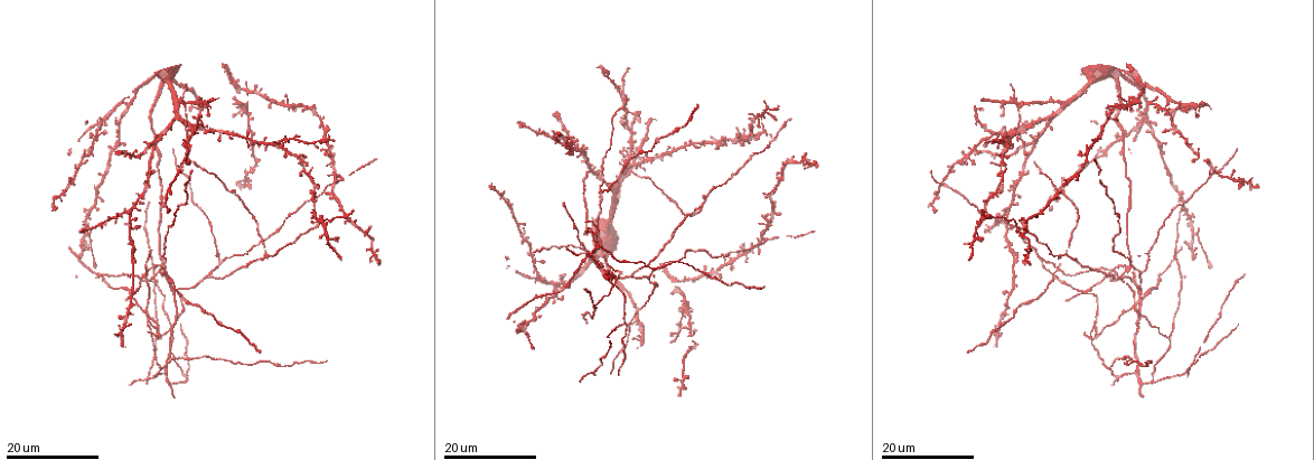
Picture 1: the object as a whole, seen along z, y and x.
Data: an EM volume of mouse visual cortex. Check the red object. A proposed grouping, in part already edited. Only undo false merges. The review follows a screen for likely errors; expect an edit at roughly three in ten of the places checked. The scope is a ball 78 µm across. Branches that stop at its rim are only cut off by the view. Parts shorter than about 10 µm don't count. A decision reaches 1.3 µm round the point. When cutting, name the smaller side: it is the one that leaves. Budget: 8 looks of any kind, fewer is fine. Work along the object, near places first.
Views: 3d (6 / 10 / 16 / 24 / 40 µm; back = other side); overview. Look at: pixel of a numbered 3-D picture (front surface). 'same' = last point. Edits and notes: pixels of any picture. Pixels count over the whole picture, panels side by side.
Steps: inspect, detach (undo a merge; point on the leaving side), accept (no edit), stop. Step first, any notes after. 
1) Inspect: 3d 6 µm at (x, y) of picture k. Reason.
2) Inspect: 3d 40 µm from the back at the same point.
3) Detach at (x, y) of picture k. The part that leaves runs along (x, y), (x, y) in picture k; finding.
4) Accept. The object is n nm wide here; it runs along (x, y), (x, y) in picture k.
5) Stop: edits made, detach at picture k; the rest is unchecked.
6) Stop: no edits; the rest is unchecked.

Inspect: 3d 16 µm at (631, 276) of picture 1. Side arm on a straight run.

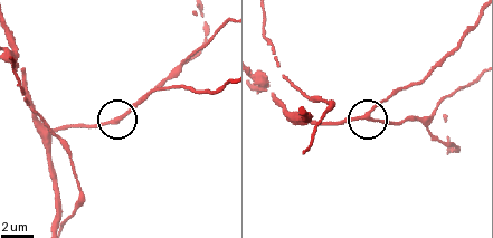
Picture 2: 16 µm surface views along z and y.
Inspect: 3d 6 µm at (370, 118) of picture 2.

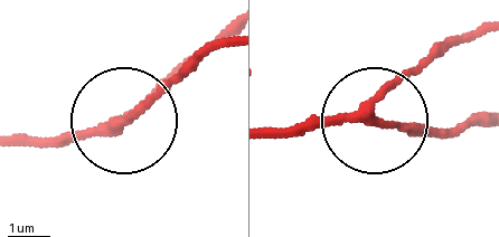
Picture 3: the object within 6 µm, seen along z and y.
Accept. The object is 210 nm wide here; one neuron here.

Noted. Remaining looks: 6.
Inspect: 3d 16 µm at (211, 272) of picture 1. Branch point.

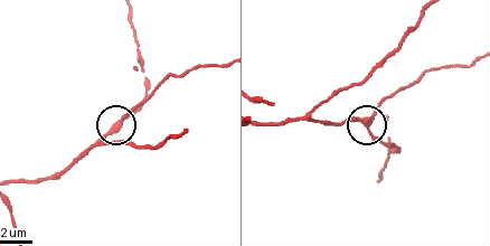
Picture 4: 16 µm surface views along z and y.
Inspect: 3d 6 µm at (368, 124) of picture 4.

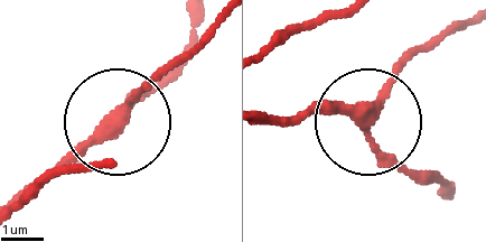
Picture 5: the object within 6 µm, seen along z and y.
Accept. 3 arms meet here; it runs along (269, 115), (354, 119), (426, 176) in picture 5; all the same neuron.

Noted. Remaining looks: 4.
Inspect: 3d 24 µm at (1139, 315) of picture 1. Looks like a crossing.

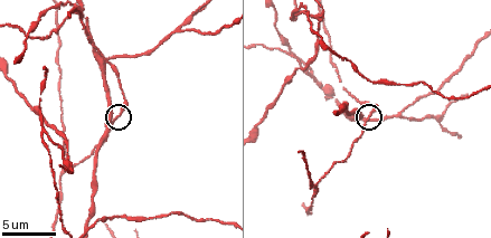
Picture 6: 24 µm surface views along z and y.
Inspect: 3d 10 µm at the same point.

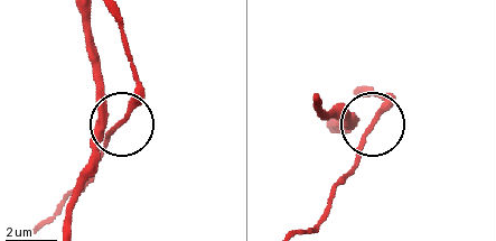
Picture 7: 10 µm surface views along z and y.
Accept. 4 arms meet here; it runs along (91, 19), (97, 90), (117, 120), (125, 116), (136, 73) in picture 7; all the same neuron.

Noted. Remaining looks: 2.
Inspect: 3d 16 µm at (627, 154) of picture 1. Four or more arms meet.

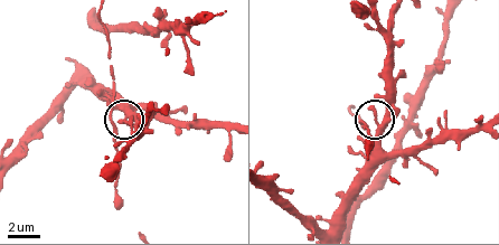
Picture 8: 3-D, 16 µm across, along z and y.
Inspect: 3d 6 µm at (375, 122) of picture 8.

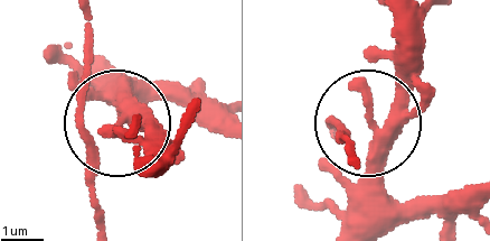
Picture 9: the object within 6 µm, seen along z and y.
Accept. All the same neuron.

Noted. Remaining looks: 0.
Stop: no edits; the rest is unchecked.

